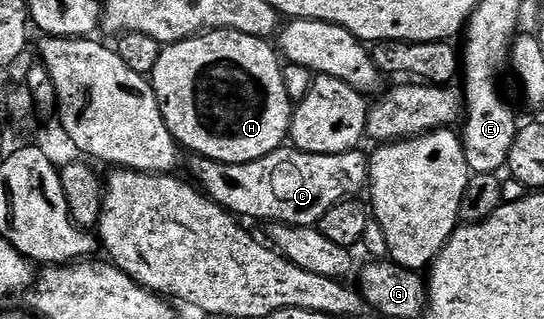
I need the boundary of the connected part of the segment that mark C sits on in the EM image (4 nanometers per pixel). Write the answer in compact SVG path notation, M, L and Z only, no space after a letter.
M282 145L277 151L267 153L267 157L246 163L224 163L194 154L188 158L192 182L230 215L242 220L266 219L269 225L286 223L296 227L317 227L335 205L360 196L360 191L362 194L366 190L370 156L363 152L358 149L320 155Z

